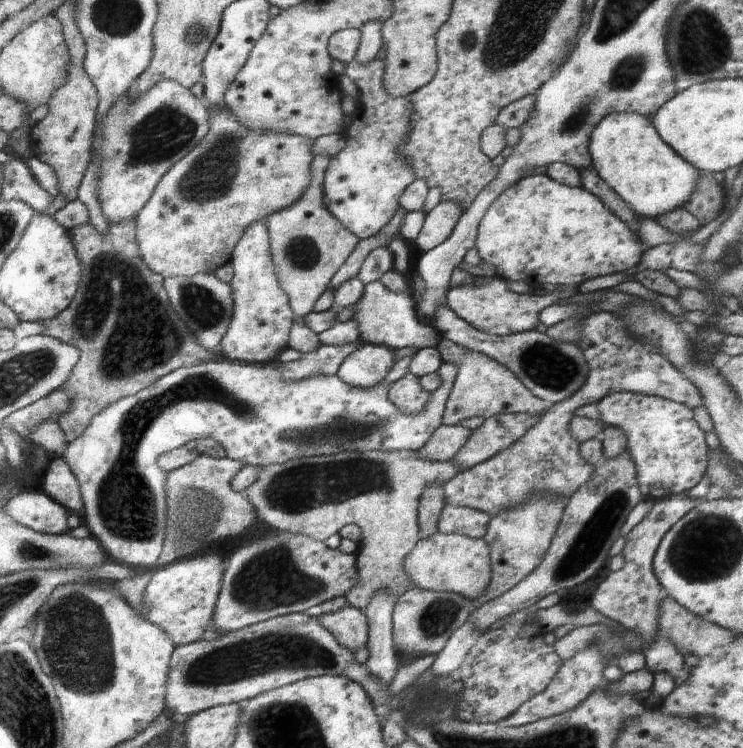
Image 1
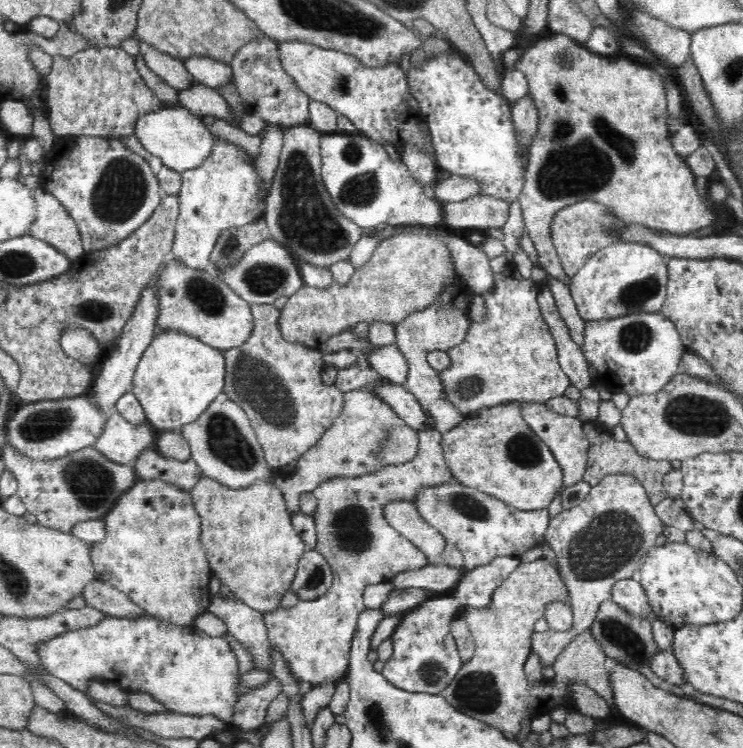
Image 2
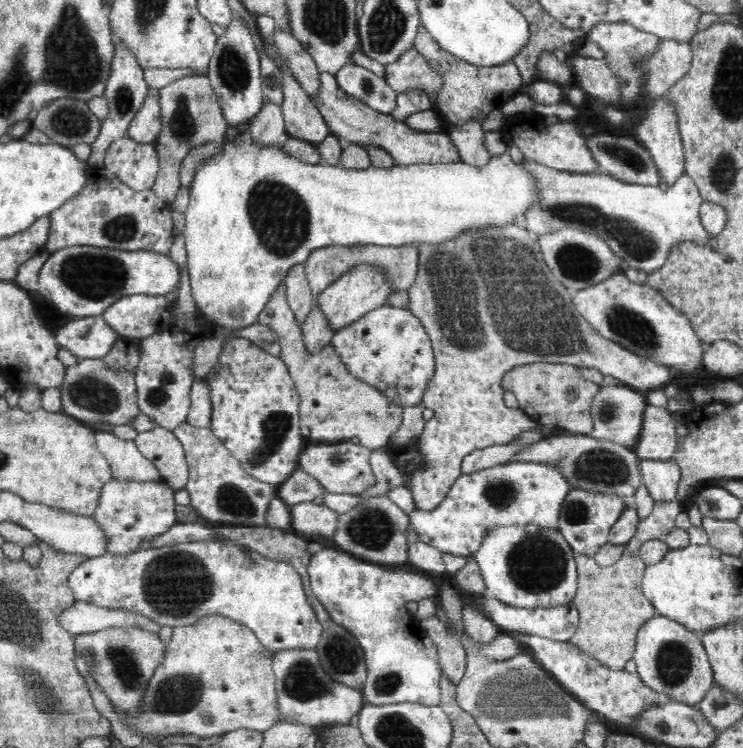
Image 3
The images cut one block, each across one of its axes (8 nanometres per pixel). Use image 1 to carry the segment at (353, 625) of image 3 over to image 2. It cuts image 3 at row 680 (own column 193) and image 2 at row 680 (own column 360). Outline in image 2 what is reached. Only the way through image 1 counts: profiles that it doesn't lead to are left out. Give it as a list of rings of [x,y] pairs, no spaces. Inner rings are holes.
[[[514,555],[496,557],[488,564],[466,570],[456,586],[454,596],[428,598],[410,612],[404,613],[391,636],[393,654],[390,660],[385,662],[381,675],[394,686],[411,693],[439,694],[442,692],[458,675],[464,663],[451,631],[454,614],[462,606],[486,608],[492,602],[494,590],[520,563],[521,560]]]

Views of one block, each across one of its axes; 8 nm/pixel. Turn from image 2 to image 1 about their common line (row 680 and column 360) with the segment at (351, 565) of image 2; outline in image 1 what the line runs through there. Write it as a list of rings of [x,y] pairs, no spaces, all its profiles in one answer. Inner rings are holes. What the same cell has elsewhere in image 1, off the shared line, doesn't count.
[[[379,281],[365,285],[363,297],[359,301],[358,308],[352,317],[359,324],[360,340],[365,343],[384,345],[390,347],[392,350],[397,350],[402,347],[419,348],[436,347],[435,333],[436,328],[433,324],[424,322],[418,319],[416,312],[416,303],[413,301],[414,291],[411,288],[411,283],[406,282],[408,287],[404,287],[401,291],[392,291],[385,287]]]

